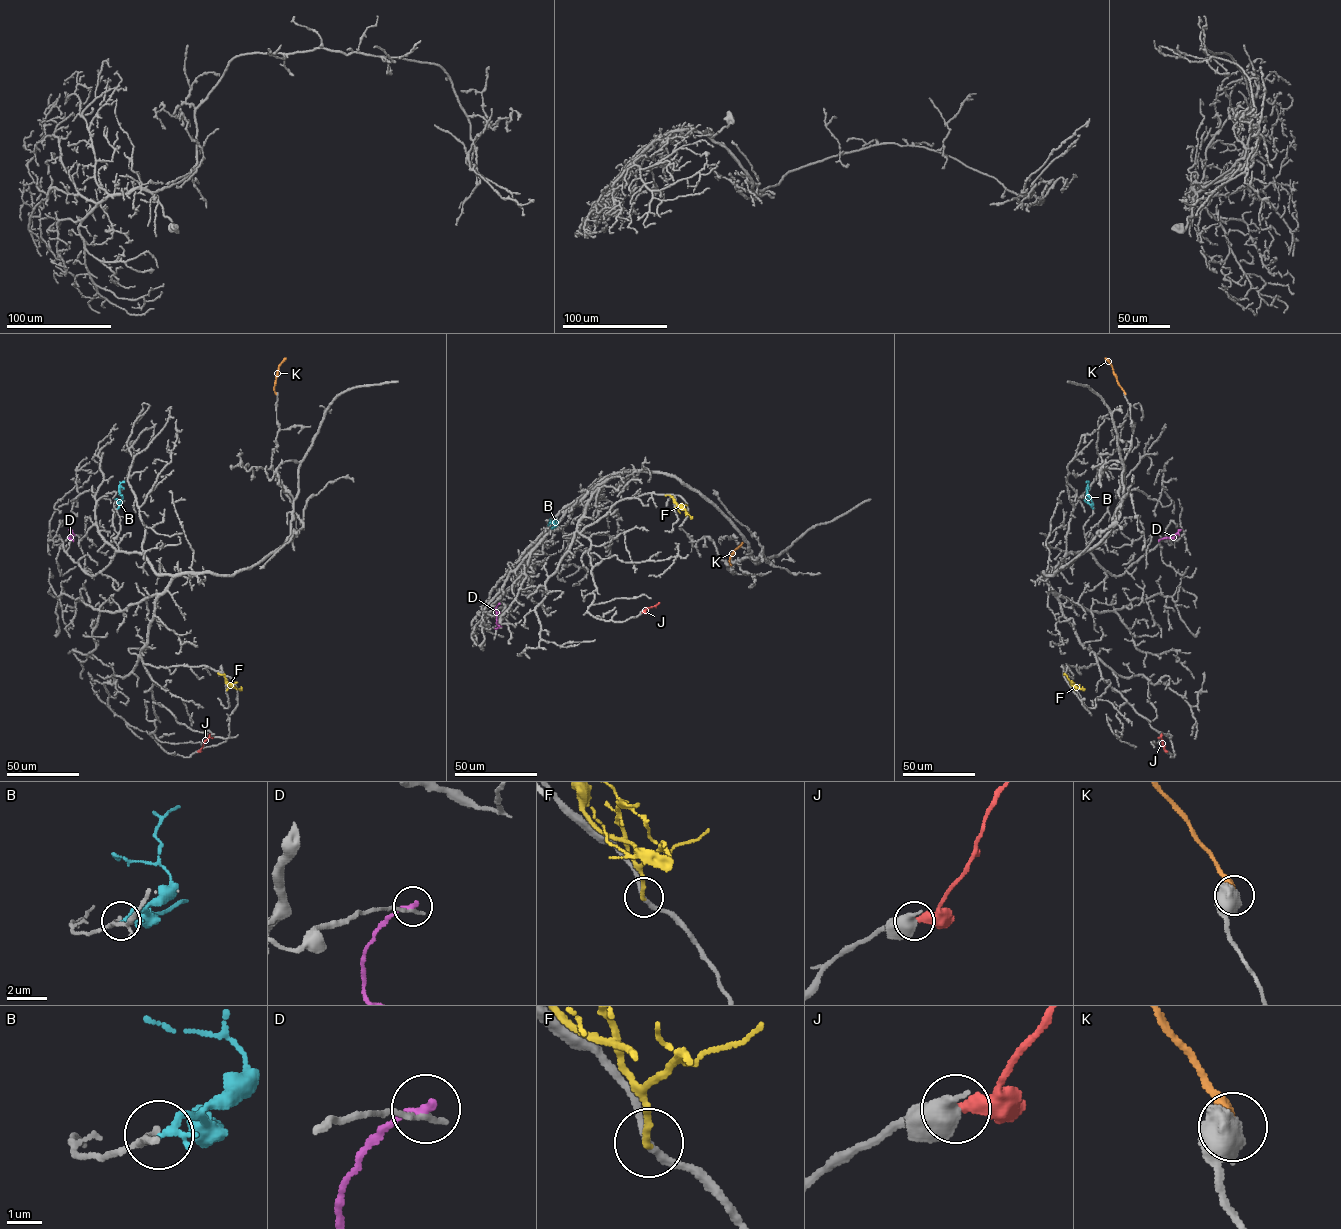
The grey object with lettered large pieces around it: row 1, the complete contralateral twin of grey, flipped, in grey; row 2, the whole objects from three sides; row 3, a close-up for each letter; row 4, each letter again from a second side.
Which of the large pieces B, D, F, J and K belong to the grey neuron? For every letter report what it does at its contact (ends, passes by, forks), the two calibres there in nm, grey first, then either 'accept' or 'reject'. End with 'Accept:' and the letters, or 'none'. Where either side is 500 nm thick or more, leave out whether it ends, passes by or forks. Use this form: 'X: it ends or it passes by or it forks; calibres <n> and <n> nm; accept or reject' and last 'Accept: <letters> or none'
B: it ends; calibres 140 and 200 nm; reject
D: it ends; calibres 190 and 220 nm; reject
F: it ends; calibres 240 and 200 nm; reject
J: it ends; calibres 480 and 380 nm; reject
K: calibres 700 and 400 nm; reject
Accept: none

